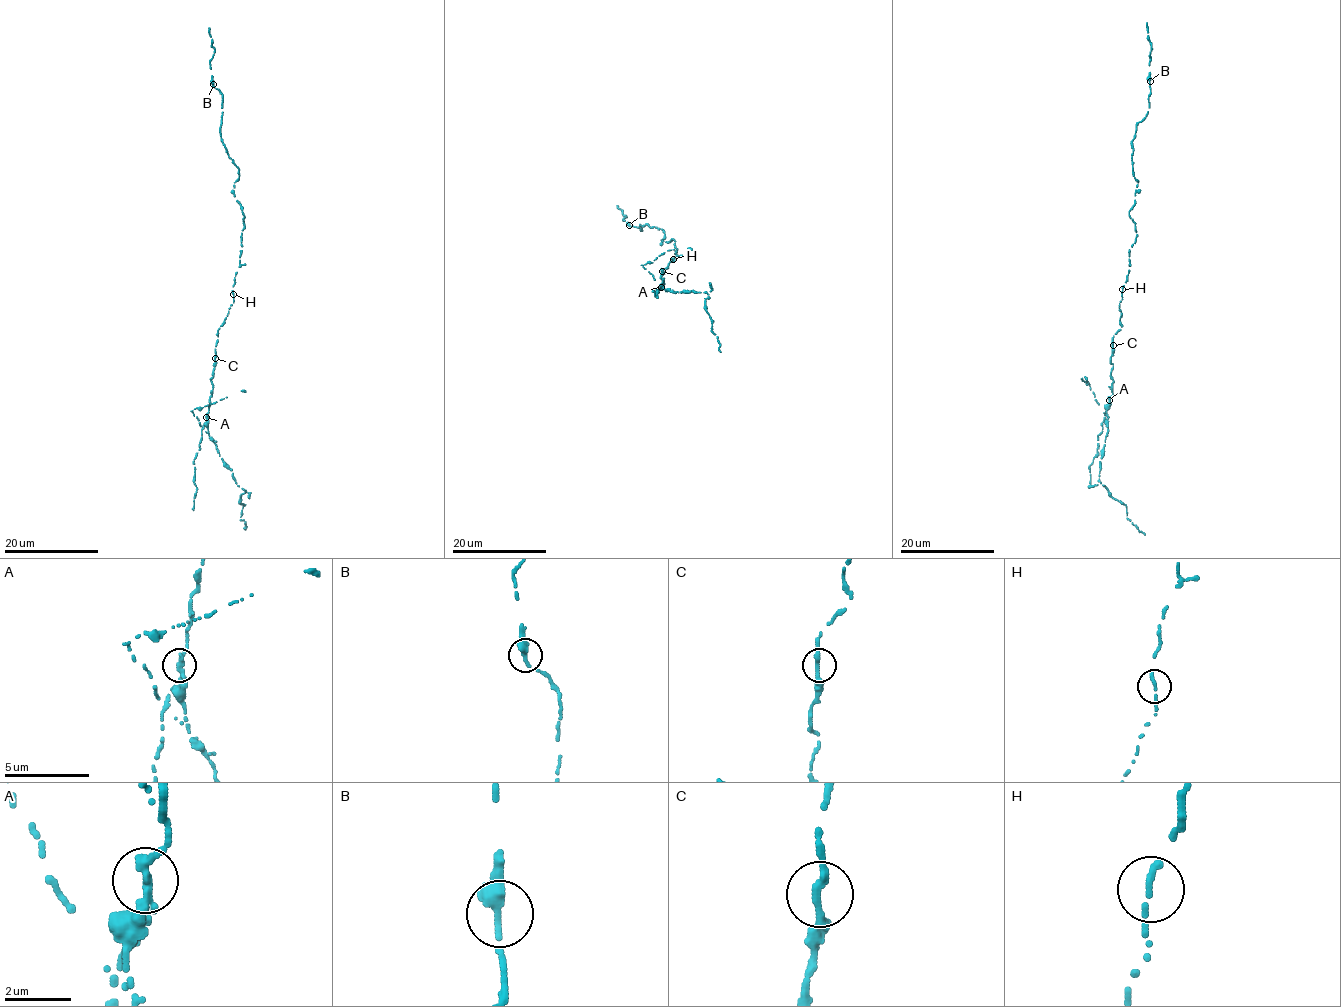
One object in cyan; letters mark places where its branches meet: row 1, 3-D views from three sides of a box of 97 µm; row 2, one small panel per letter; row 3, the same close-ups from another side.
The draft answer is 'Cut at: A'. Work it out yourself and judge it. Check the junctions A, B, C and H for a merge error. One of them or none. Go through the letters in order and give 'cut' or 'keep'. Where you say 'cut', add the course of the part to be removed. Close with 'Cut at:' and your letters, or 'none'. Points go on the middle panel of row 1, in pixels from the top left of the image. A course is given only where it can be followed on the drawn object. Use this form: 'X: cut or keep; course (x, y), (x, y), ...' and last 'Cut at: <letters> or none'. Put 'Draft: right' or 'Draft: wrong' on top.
Draft: right
A: cut; course (661, 287), (667, 291), (706, 292), (706, 310), (721, 351)
B: keep
C: keep
H: keep
Cut at: A

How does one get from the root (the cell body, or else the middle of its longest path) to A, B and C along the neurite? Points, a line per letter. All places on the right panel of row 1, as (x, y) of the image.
A: (1122, 289), (1119, 310), (1122, 327), (1113, 336), (1110, 357), (1112, 381), (1109, 400)
B: (1122, 289), (1137, 235), (1128, 214), (1138, 182), (1133, 174), (1132, 140), (1136, 124), (1147, 113), (1150, 81)
C: (1122, 289), (1119, 310), (1122, 327), (1113, 336), (1113, 345)

